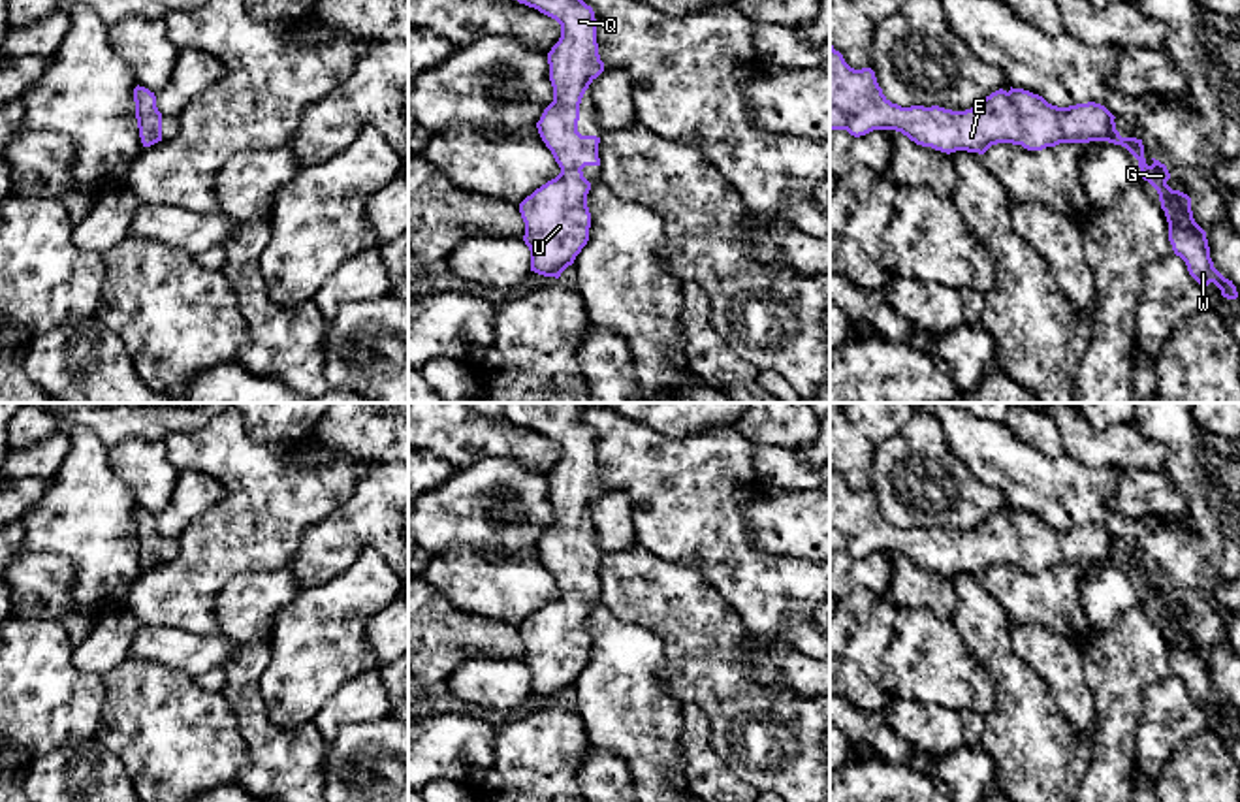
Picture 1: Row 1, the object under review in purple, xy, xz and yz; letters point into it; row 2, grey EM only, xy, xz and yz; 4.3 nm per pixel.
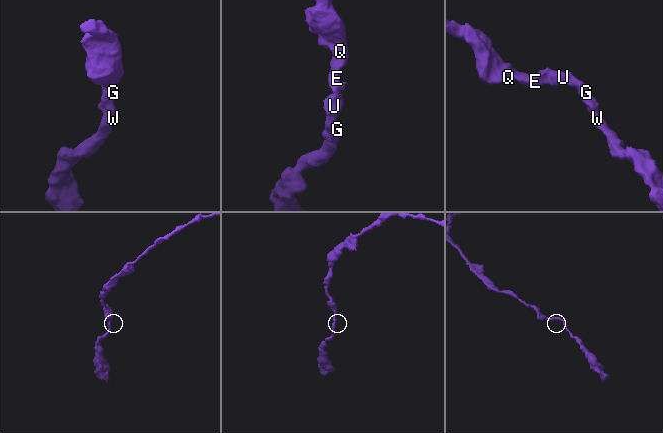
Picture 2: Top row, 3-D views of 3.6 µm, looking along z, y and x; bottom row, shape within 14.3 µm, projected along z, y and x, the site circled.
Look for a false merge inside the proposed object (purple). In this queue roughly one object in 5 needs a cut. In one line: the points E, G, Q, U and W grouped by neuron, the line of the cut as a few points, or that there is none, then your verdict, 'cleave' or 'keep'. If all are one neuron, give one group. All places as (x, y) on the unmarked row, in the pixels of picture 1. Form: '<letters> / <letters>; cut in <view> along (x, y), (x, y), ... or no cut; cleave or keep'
E G Q U W; no cut; keep

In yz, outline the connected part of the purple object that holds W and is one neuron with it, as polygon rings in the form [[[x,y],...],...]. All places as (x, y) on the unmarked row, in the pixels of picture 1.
[[[830,465],[830,553],[847,552],[860,559],[873,552],[896,552],[916,567],[946,576],[956,572],[984,576],[997,565],[1022,567],[1027,572],[1089,563],[1121,567],[1138,582],[1142,601],[1157,612],[1168,644],[1168,663],[1189,697],[1202,710],[1214,704],[1223,719],[1236,721],[1232,702],[1214,689],[1206,653],[1193,640],[1191,619],[1167,606],[1170,595],[1165,585],[1155,580],[1152,587],[1146,585],[1142,561],[1121,559],[1114,540],[1095,523],[1057,529],[1039,516],[1012,508],[1009,514],[1003,510],[992,514],[965,533],[939,527],[901,529],[882,516],[871,489],[851,489]]]

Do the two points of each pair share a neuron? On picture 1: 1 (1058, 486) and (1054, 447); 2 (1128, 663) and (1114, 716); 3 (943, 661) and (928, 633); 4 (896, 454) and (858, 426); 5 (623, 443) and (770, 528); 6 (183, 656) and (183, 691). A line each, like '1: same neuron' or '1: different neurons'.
1: different neurons
2: same neuron
3: same neuron
4: different neurons
5: different neurons
6: different neurons

